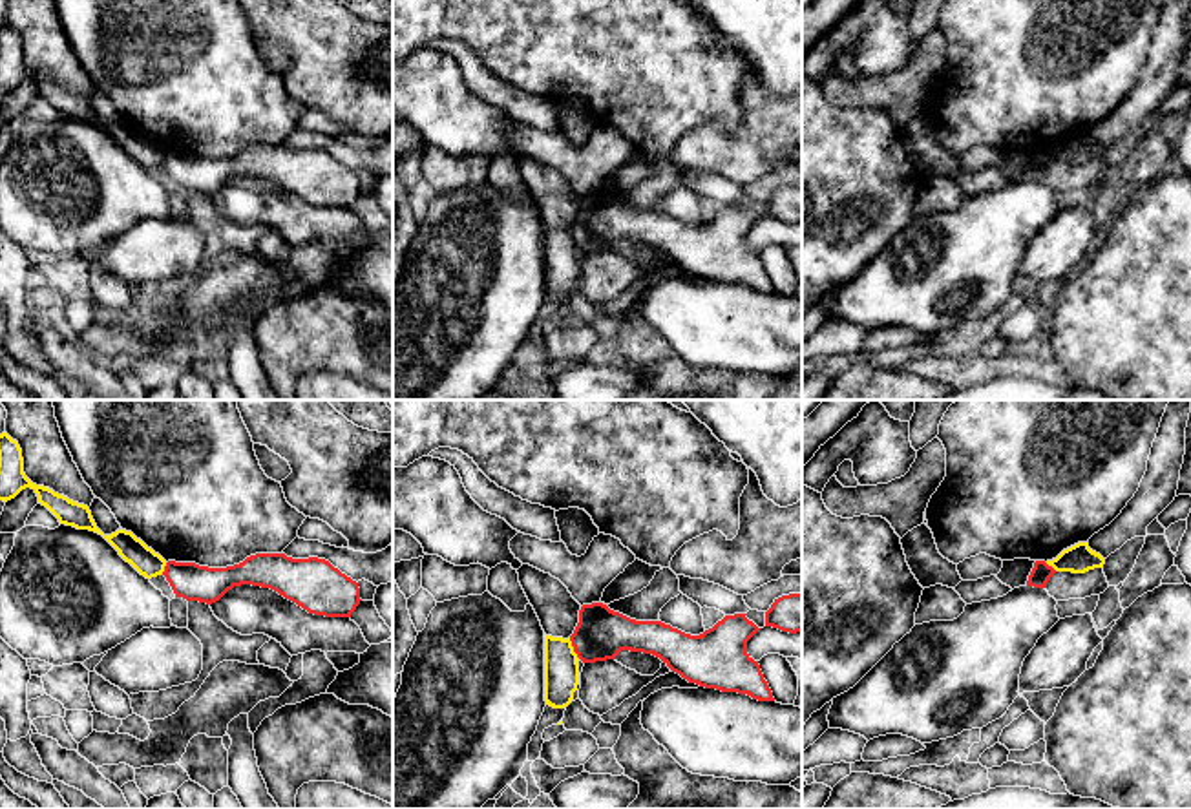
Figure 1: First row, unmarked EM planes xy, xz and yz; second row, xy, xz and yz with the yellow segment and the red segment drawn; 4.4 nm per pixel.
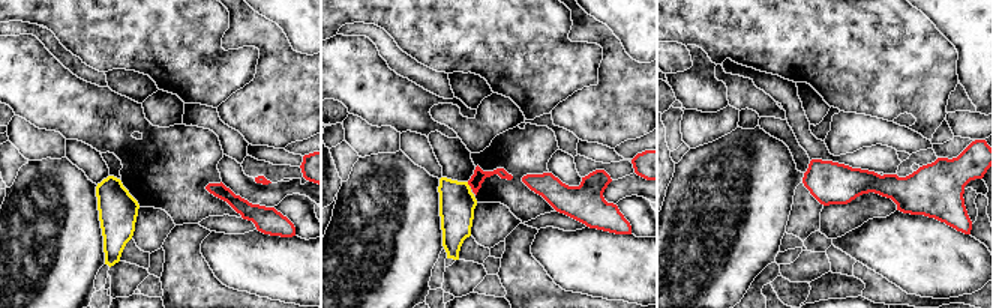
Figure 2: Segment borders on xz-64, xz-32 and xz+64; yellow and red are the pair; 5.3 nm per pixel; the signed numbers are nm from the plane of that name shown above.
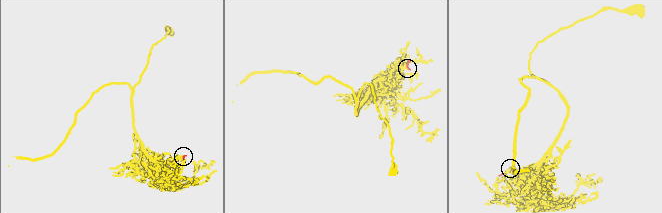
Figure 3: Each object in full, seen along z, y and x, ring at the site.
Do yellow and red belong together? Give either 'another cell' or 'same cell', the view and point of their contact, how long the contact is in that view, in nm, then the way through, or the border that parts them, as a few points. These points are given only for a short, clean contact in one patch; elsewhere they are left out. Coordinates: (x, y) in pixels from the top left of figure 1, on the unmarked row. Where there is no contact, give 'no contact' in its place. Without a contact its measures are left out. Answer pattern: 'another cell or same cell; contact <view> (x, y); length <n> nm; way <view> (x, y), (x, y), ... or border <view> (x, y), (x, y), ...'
another cell; contact xz (572, 240); length 110 nm; border xz (569, 229), (579, 249)

